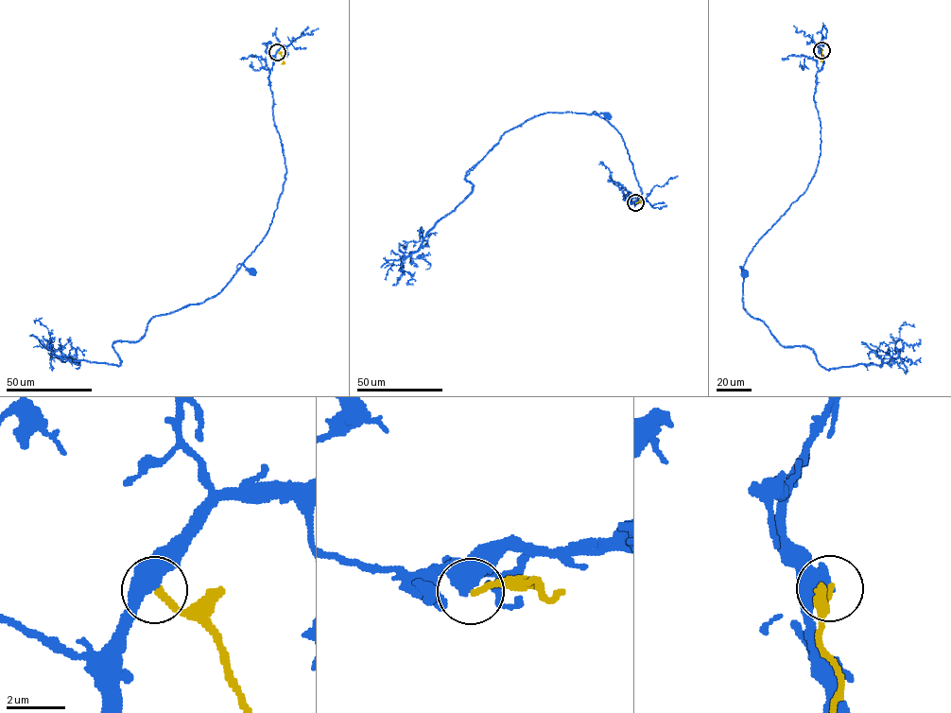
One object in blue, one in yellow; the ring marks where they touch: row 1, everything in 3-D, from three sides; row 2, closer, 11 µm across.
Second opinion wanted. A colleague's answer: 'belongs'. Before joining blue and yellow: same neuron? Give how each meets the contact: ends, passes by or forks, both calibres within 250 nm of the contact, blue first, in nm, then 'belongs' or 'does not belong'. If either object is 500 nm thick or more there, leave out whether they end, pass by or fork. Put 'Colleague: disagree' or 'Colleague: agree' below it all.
blue passes by; yellow ends there; 440 nm thick on the blue side, 200 nm on the other; does not belong
Colleague: disagree

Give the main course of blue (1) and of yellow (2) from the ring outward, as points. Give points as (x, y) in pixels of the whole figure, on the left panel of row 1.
1: (277, 52), (268, 84), (274, 125), (279, 135), (286, 173), (267, 234), (243, 264), (252, 270)
2: (277, 52), (283, 60), (281, 64)

